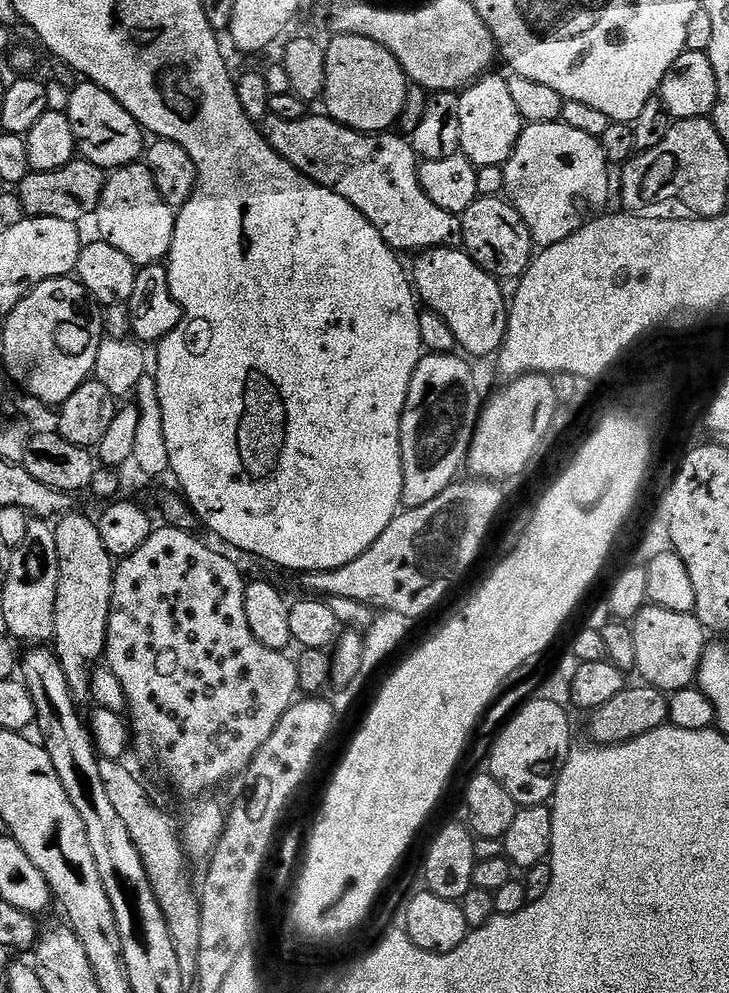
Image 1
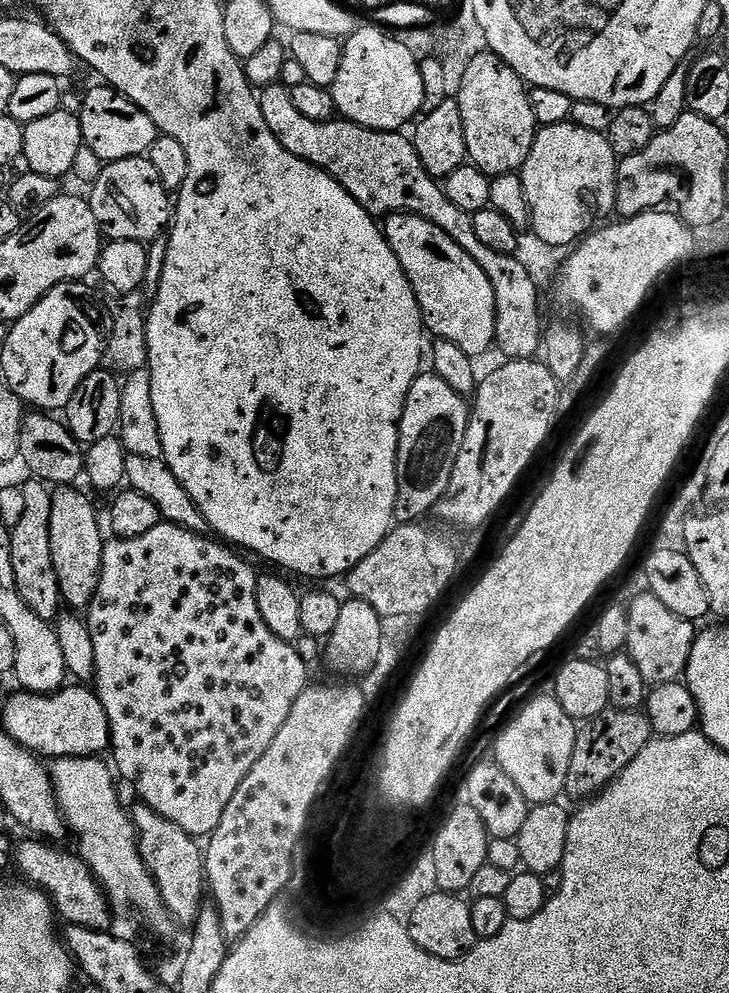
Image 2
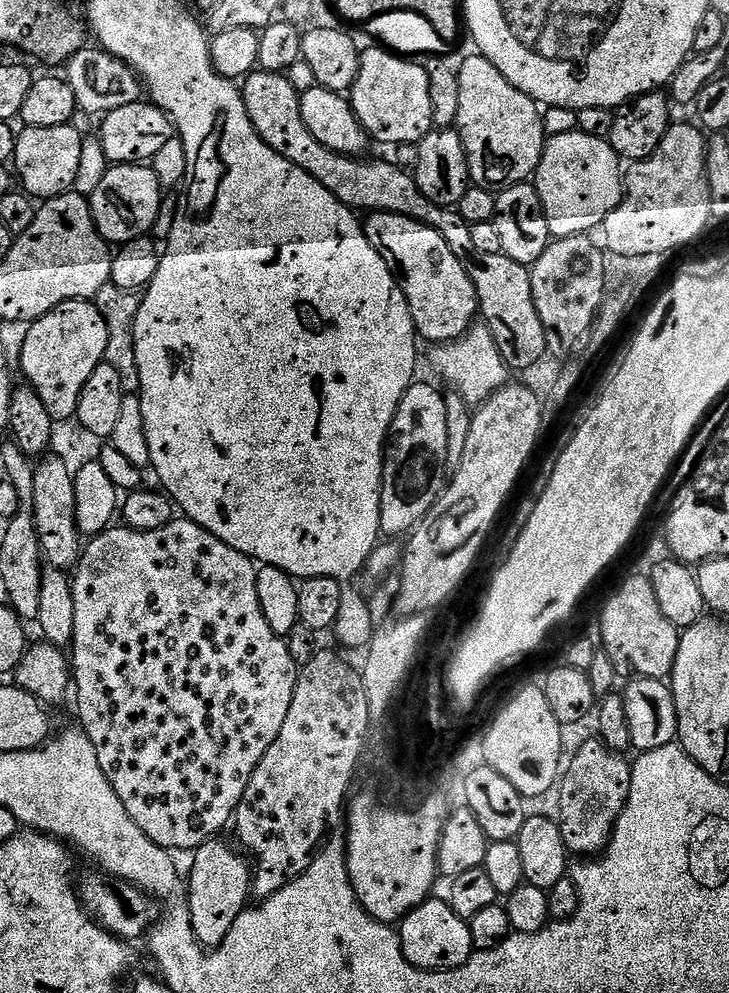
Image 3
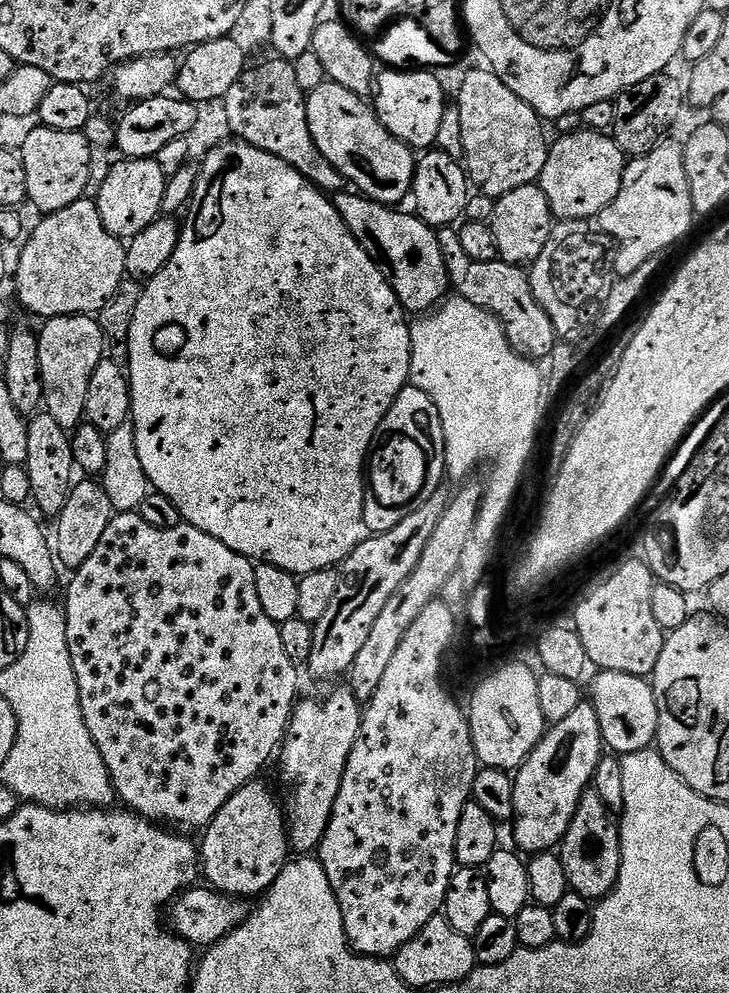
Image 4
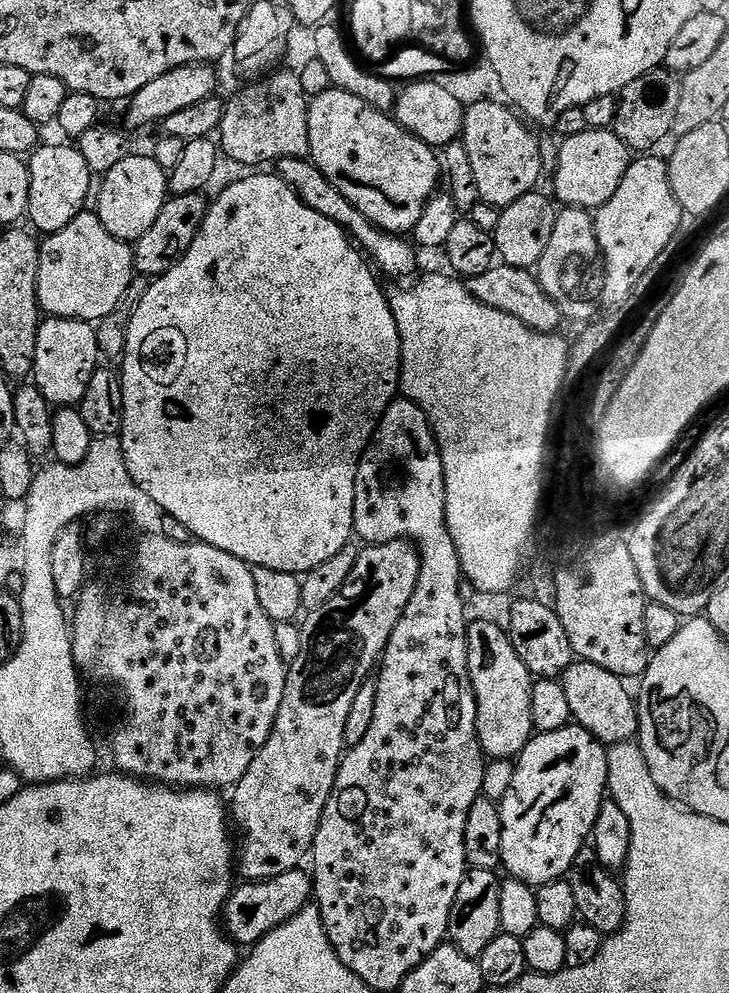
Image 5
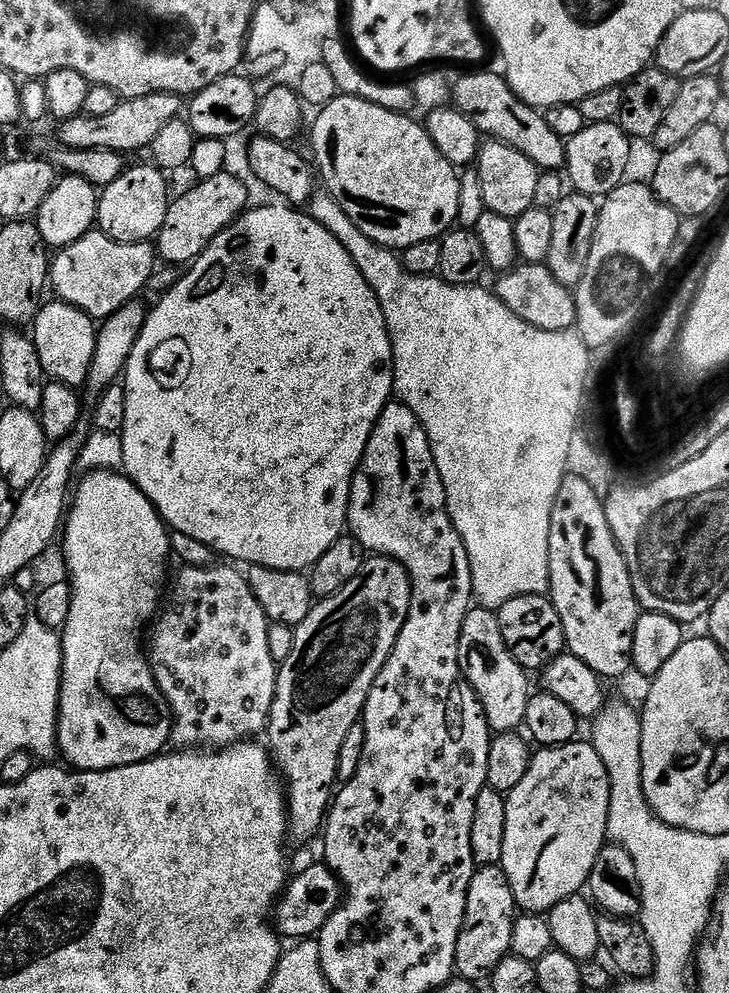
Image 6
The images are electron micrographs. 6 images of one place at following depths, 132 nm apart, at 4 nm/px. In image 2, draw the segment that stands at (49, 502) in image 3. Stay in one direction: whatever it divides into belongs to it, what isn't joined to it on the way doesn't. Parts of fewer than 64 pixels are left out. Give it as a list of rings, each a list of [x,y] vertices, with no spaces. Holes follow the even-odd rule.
[[[56,490],[51,493],[50,506],[50,558],[57,576],[60,599],[72,608],[87,609],[92,603],[100,581],[100,566],[104,557],[106,540],[100,537],[100,524],[96,521],[96,508],[76,490]]]

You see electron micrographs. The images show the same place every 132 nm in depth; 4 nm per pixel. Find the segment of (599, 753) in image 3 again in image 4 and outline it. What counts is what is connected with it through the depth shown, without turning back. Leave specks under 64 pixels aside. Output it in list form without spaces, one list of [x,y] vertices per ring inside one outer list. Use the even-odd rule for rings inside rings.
[[[595,791],[585,792],[578,802],[578,810],[574,810],[574,818],[570,818],[570,830],[566,830],[558,845],[558,855],[562,870],[566,870],[569,889],[582,894],[582,898],[589,902],[599,902],[614,890],[622,866],[620,826],[614,819],[614,813]]]

